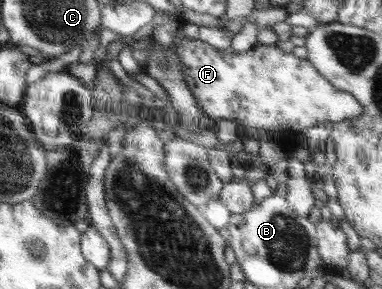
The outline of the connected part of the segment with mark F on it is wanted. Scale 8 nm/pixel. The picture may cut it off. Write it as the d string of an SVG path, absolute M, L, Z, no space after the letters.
M186 37L176 43L175 51L180 59L180 69L193 97L210 121L231 119L235 121L239 138L245 142L257 138L259 130L290 129L304 131L315 125L333 125L345 122L363 113L360 103L350 94L337 89L325 79L306 59L281 51L276 45L259 45L243 53L235 53L230 47L215 49L200 39Z

